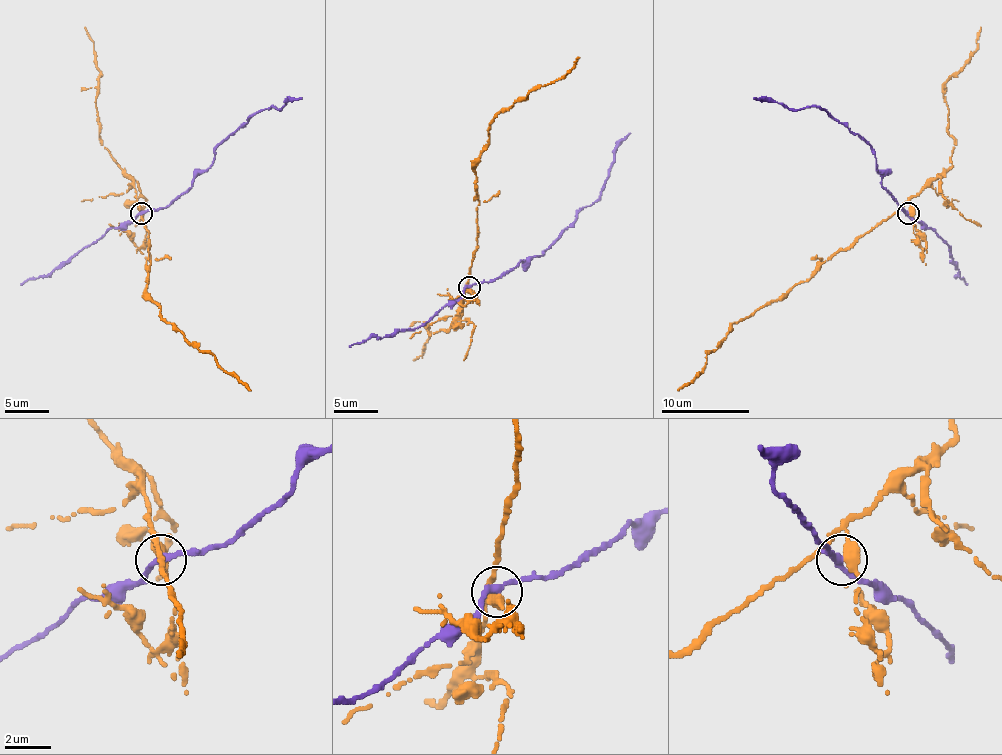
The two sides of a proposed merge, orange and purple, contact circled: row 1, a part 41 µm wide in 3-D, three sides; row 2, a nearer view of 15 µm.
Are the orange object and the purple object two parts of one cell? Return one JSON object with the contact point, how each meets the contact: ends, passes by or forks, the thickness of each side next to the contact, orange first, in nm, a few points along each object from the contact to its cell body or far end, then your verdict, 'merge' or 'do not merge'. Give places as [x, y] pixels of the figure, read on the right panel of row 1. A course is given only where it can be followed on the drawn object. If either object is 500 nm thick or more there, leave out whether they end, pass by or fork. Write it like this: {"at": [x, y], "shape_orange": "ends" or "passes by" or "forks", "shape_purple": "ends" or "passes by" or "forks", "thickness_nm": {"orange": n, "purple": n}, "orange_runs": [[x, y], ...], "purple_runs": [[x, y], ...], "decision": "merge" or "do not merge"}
{"at": [908, 213], "shape_orange": "passes by", "shape_purple": "passes by", "thickness_nm": {"orange": 360, "purple": 280}, "orange_runs": [[909, 212], [907, 201], [848, 248], [837, 250], [786, 292], [740, 318], [700, 371], [678, 391]], "purple_runs": [[907, 212], [881, 186], [874, 151], [857, 133], [817, 107], [788, 109], [779, 102], [753, 98]], "decision": "do not merge"}

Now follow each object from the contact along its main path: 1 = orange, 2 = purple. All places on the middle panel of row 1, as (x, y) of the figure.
1: (470, 289), (465, 287), (476, 247), (478, 196), (474, 166), (492, 119), (531, 91), (562, 78), (580, 58)
2: (470, 287), (494, 280), (520, 260), (540, 256), (600, 196), (615, 159), (615, 148), (630, 133)

